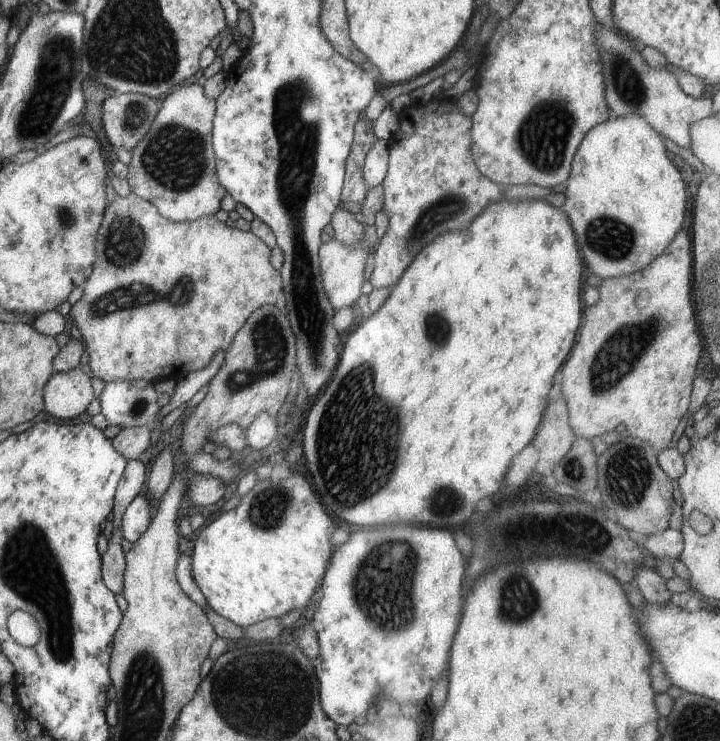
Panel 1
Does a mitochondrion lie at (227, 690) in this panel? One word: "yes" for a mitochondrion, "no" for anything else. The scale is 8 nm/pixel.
yes

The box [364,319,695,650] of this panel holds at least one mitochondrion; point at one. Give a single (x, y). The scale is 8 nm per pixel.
(626, 478)

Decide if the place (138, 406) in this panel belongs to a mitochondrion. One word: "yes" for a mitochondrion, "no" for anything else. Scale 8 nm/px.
yes

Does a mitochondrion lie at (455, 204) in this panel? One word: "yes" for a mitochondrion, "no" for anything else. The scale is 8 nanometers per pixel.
yes

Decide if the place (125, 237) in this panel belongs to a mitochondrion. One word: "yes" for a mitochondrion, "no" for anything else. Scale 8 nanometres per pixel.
yes

